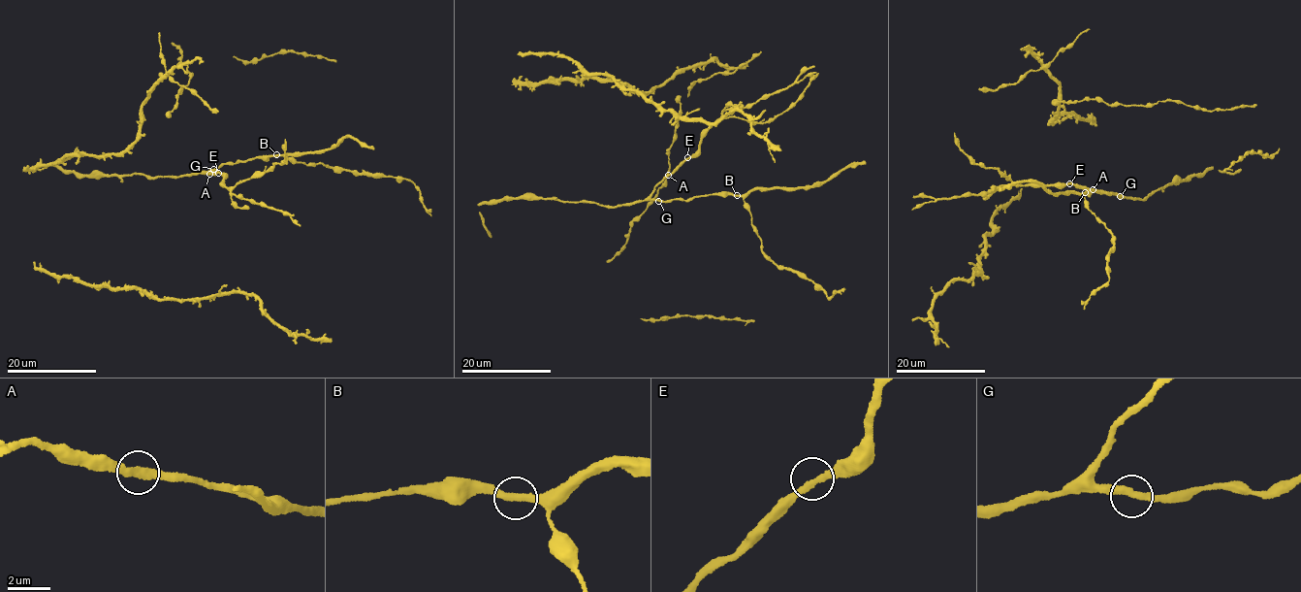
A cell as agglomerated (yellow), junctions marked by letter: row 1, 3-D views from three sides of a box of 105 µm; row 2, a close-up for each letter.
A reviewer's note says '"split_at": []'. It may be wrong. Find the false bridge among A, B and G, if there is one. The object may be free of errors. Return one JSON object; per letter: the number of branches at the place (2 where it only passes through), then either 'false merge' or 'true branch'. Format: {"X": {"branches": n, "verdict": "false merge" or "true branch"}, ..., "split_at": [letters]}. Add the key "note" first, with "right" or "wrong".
{"note": "right", "A": {"branches": 2, "verdict": "true branch"}, "B": {"branches": 2, "verdict": "true branch"}, "G": {"branches": 2, "verdict": "true branch"}, "split_at": []}

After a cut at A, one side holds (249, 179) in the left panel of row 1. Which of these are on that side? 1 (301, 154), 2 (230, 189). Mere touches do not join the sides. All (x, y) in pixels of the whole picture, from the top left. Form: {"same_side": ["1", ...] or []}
{"same_side": ["2"]}

